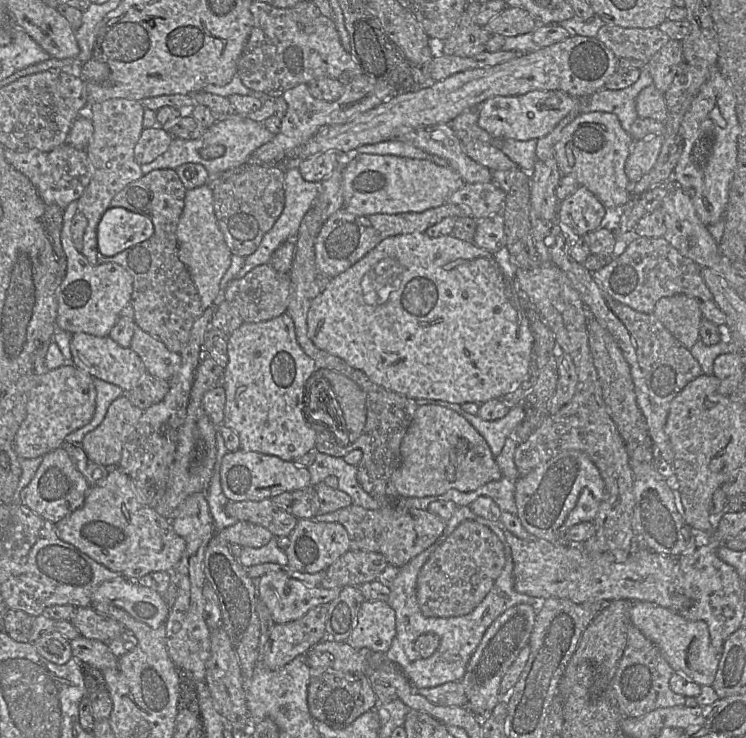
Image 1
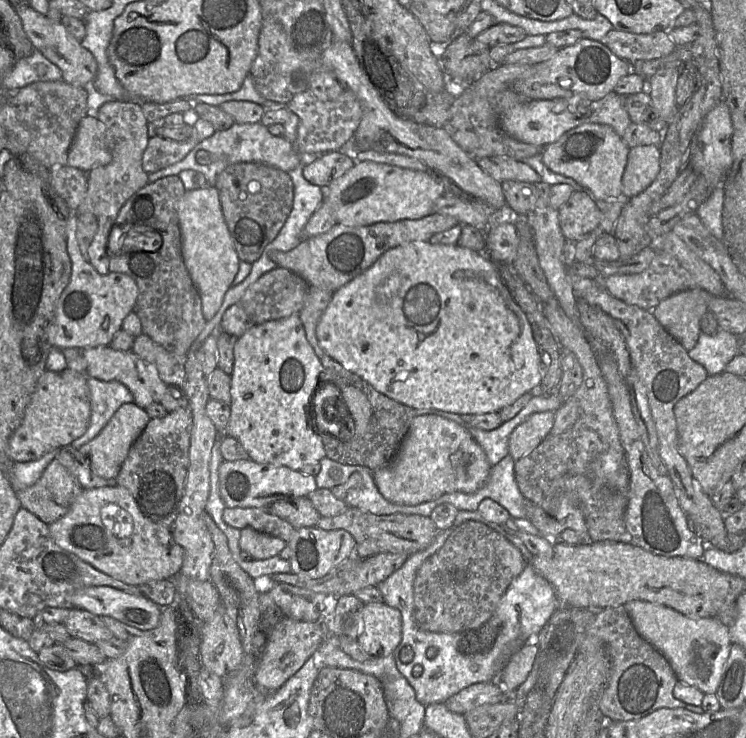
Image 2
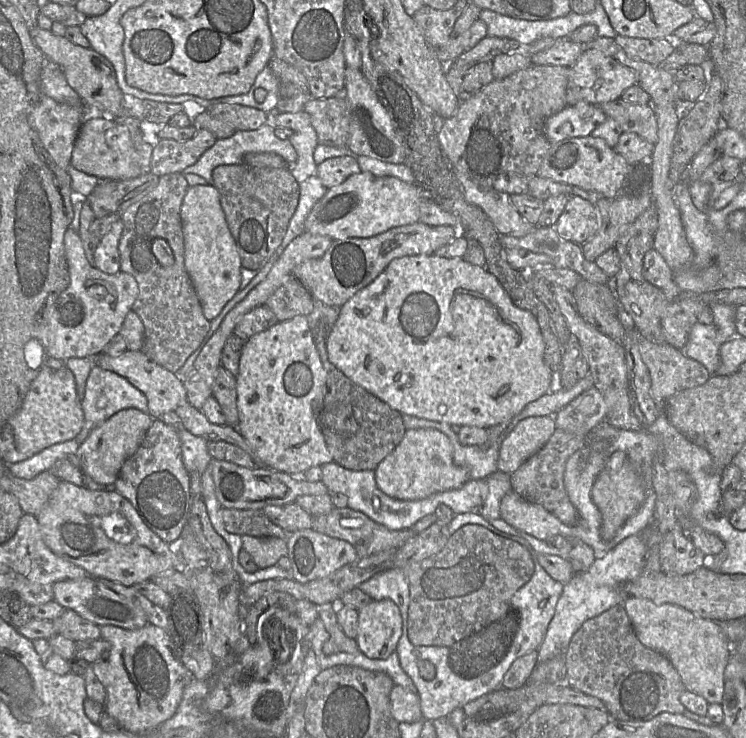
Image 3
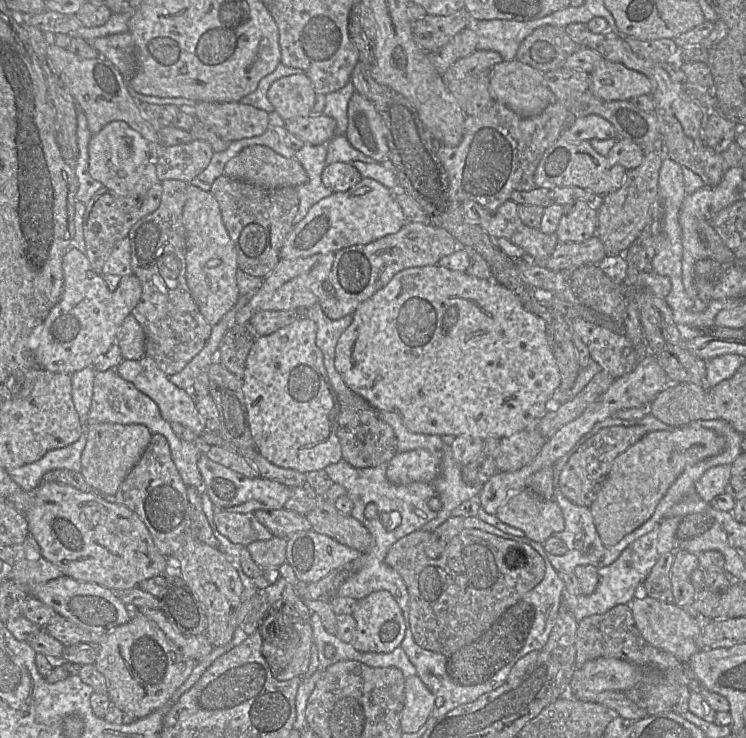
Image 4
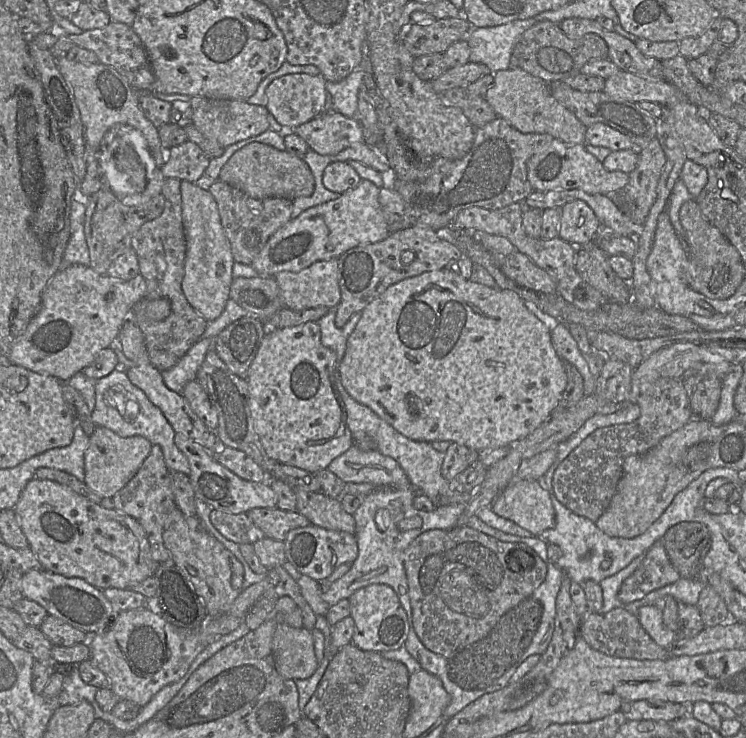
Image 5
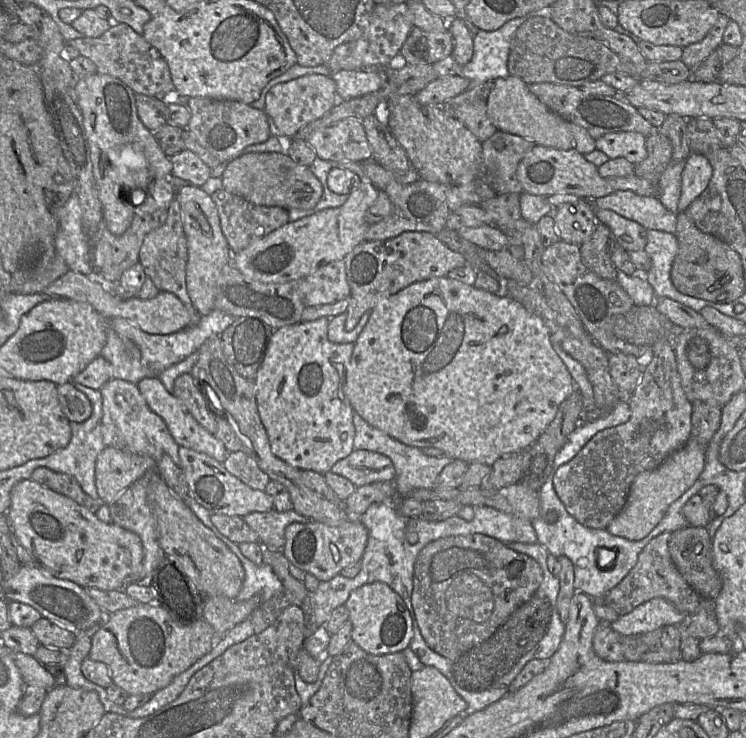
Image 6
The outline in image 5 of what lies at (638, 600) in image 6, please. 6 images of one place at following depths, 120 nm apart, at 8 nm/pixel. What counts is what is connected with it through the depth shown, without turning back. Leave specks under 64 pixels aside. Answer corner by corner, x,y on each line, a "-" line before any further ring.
663,541
644,554
640,566
621,585
618,599
623,605
643,599
649,593
674,584
681,578
669,560

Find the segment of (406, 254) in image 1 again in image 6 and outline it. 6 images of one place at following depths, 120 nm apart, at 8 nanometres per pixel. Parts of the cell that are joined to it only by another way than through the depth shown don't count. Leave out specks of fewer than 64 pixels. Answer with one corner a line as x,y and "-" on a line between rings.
448,276
414,282
378,302
370,311
369,319
354,343
345,380
345,394
351,406
371,426
406,445
418,448
434,447
453,460
463,460
468,464
478,462
489,466
506,454
525,451
531,447
553,421
561,403
571,396
575,389
570,372
552,347
551,332
540,317
531,314
507,294
493,294

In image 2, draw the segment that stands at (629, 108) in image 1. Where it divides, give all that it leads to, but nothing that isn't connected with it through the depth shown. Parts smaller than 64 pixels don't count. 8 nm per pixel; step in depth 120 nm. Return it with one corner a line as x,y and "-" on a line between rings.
614,91
598,102
592,102
592,114
589,123
604,124
612,127
620,136
624,136
632,120
625,108
624,97

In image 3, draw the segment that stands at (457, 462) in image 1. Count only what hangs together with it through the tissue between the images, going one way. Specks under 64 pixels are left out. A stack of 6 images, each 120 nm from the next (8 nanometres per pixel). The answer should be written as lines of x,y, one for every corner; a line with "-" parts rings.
437,429
406,430
403,439
374,469
377,487
391,498
420,500
434,493
458,489
469,481
468,471
453,462
452,444

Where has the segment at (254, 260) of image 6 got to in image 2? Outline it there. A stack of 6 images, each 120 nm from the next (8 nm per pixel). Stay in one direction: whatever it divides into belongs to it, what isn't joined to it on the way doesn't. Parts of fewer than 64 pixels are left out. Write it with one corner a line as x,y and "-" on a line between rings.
362,160
327,186
324,200
331,204
337,223
363,226
421,219
433,213
434,203
443,193
442,177
436,173

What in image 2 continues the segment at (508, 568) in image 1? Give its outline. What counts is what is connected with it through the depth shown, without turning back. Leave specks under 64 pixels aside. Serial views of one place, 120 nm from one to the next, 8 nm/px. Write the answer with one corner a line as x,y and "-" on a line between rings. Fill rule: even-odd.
454,527
441,530
426,549
409,555
402,566
377,585
383,602
401,613
401,641
393,651
399,672
416,693
417,700
427,706
444,703
465,687
479,682
495,682
508,660
526,643
532,641
558,608
559,600
553,586
532,566
531,557
523,571
513,579
497,605
494,615
480,627
459,633
430,632
420,629
414,618
413,584
423,562
436,553
451,535
-
411,646
414,657
410,663
400,660
403,647
-
429,647
438,649
434,658
426,655
-
422,666
419,676
413,675
413,667

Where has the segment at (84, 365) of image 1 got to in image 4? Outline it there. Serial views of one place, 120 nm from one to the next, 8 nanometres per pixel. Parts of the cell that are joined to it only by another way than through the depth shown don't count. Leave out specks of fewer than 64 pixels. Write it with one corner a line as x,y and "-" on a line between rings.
144,355
136,360
123,359
116,367
116,371
123,379
131,382
139,391
157,403
163,419
168,422
178,422
191,429
197,436
206,430
192,393
173,384
151,357

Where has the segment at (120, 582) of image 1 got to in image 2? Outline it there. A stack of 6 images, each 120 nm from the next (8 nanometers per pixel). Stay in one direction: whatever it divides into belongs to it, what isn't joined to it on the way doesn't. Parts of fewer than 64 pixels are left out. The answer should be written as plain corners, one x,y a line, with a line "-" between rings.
91,586
76,590
70,598
73,608
102,617
110,616
140,630
154,629
162,608
146,596
133,595
111,586

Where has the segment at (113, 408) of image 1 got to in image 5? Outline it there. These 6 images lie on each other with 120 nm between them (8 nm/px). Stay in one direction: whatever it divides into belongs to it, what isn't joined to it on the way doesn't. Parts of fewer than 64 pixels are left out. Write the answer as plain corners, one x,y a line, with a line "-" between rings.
96,427
85,452
84,483
101,497
112,498
137,473
151,448
151,442
142,436
121,437
106,427

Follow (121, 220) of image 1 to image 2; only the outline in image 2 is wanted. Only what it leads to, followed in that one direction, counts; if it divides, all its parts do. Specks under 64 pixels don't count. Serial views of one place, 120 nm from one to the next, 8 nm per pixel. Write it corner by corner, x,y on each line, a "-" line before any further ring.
115,224
108,237
109,255
129,252
156,252
162,245
162,237
155,229
144,226

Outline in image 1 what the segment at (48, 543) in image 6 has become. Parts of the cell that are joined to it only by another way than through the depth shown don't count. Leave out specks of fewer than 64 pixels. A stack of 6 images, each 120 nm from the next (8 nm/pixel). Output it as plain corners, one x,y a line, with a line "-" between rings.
119,466
109,469
108,477
97,486
90,486
84,503
55,524
58,537
88,555
111,571
129,580
138,580
153,572
171,573
180,562
186,542
179,536
168,519
148,505
137,492
130,477

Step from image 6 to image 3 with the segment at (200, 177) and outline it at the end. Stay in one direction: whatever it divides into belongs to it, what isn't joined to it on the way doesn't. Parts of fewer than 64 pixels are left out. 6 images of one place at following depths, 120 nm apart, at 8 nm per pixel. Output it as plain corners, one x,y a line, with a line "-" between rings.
199,129
195,136
185,142
174,140
154,139
153,153
151,157
150,172
158,177
167,174
182,173
182,171
198,161
201,155
209,149
217,138
206,129

